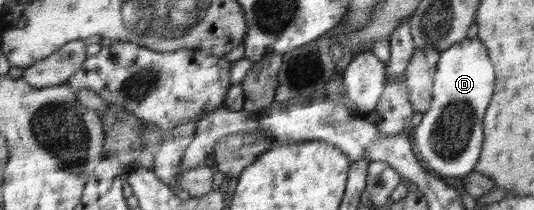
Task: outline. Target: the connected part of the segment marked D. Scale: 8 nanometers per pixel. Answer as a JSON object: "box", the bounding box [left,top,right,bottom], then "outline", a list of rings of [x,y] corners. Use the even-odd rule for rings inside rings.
{"box":[409,38,495,178],"outline":[[[478,38],[465,39],[459,44],[454,44],[440,53],[432,87],[432,102],[427,112],[423,114],[421,124],[409,132],[414,141],[413,148],[419,152],[419,161],[424,163],[427,169],[434,170],[440,178],[446,176],[465,177],[477,164],[483,144],[483,116],[485,108],[489,106],[489,100],[495,90],[495,72],[493,64],[487,56],[487,48],[479,42]],[[477,124],[477,136],[471,136],[473,128]]]}

